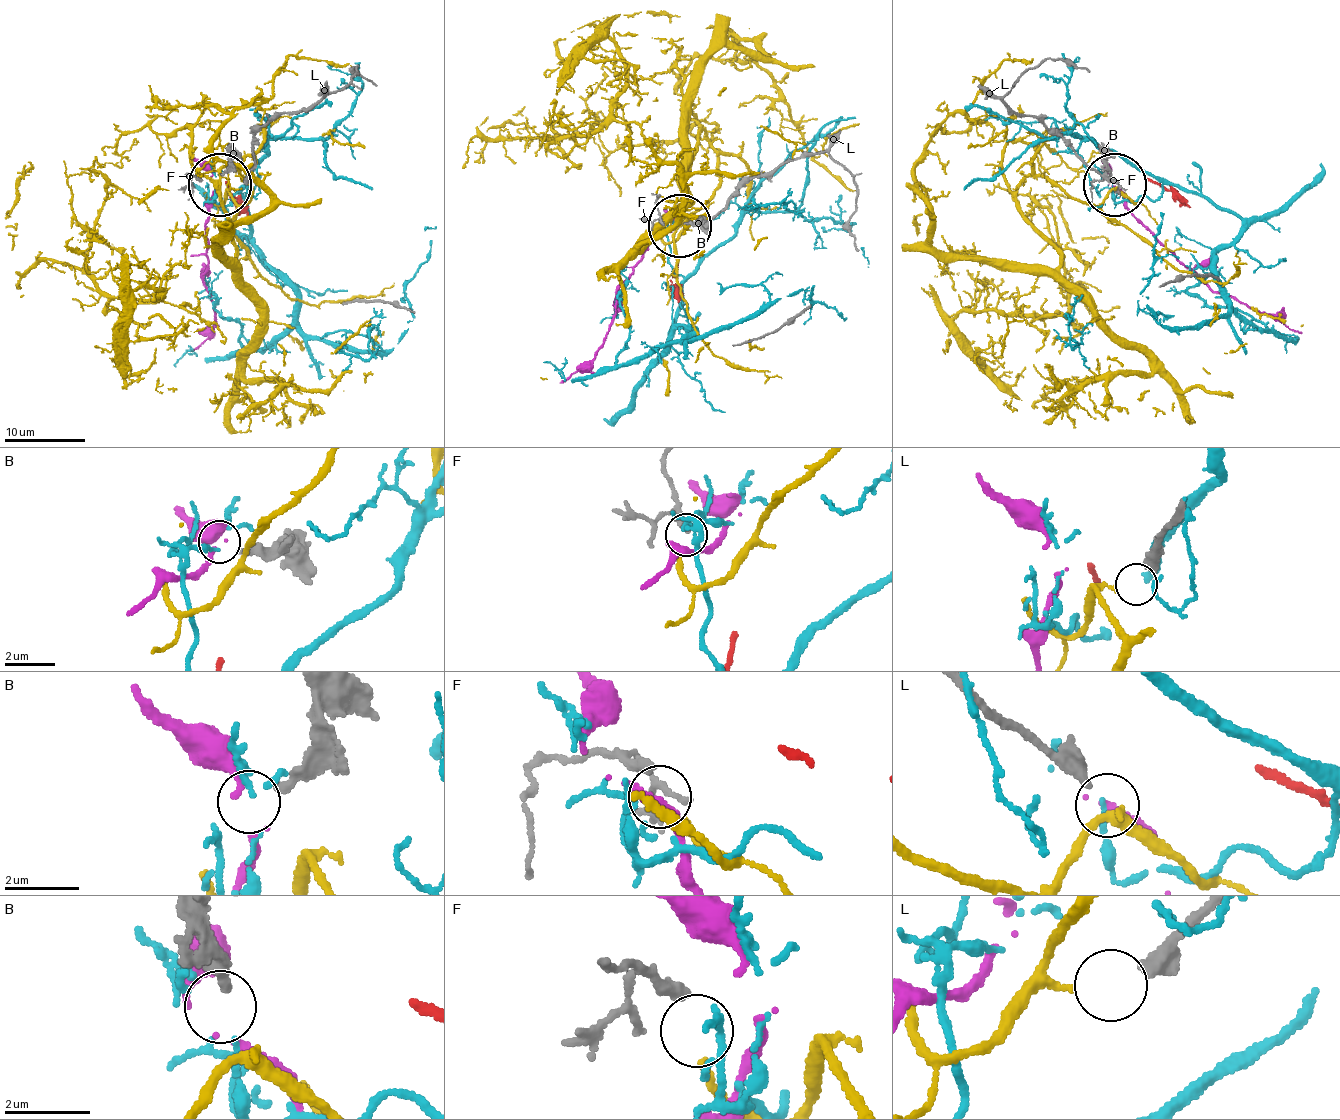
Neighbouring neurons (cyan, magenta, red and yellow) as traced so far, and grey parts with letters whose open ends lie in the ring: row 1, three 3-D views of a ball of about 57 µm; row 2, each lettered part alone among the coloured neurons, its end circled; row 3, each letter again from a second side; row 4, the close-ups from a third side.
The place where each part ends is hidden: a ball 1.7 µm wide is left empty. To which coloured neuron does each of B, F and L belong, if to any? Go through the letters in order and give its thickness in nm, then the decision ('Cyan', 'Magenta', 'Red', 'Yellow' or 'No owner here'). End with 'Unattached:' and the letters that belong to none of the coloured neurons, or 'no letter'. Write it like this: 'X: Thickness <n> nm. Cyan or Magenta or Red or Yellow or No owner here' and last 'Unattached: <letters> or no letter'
B: Thickness 220 nm. No owner here
F: Thickness 200 nm. Yellow
L: Thickness 420 nm. No owner here
Unattached: B, L

